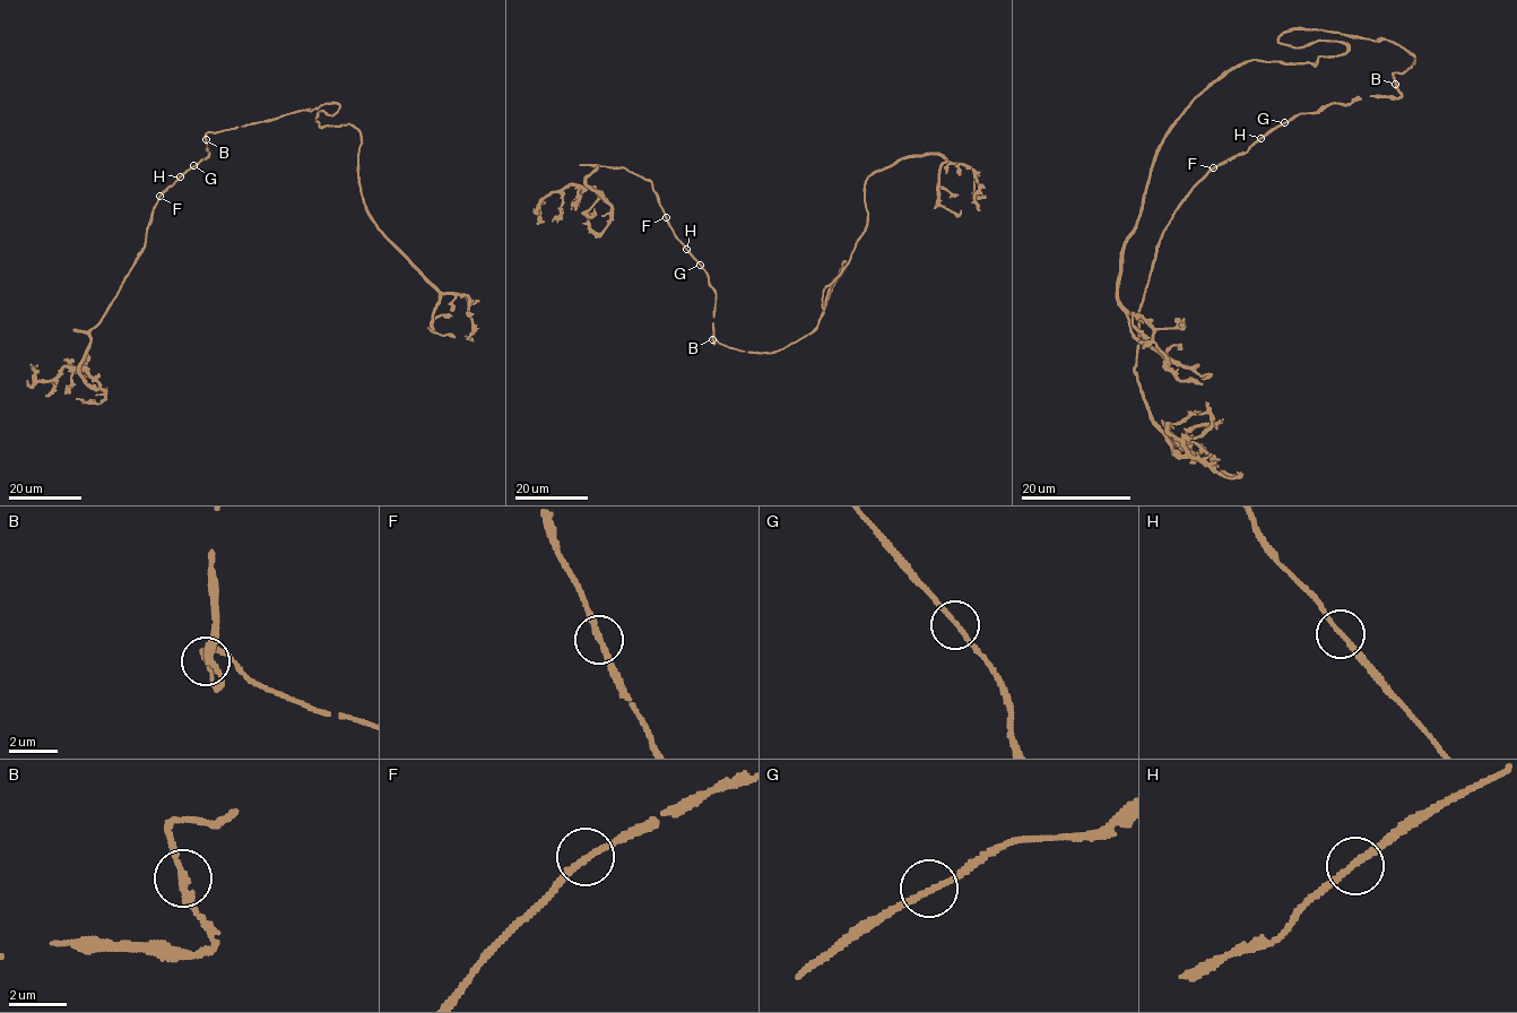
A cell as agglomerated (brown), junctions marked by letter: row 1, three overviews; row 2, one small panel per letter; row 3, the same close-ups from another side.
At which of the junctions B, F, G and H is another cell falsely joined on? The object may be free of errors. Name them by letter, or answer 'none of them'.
none of them

